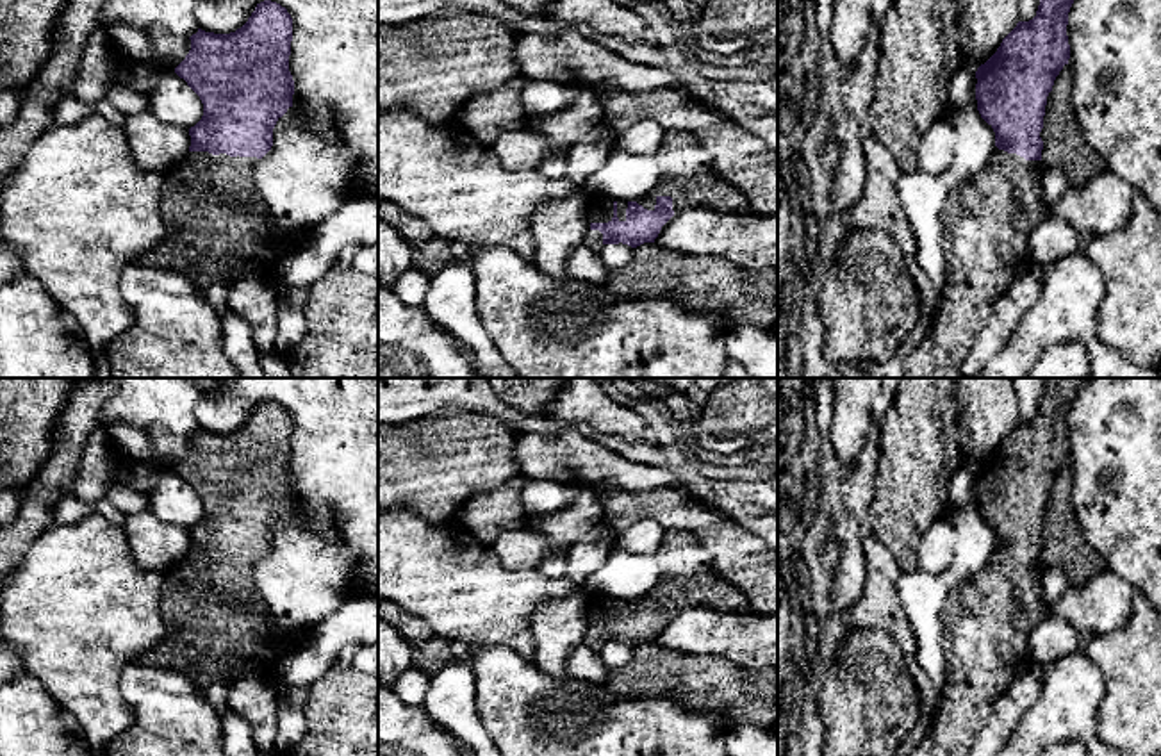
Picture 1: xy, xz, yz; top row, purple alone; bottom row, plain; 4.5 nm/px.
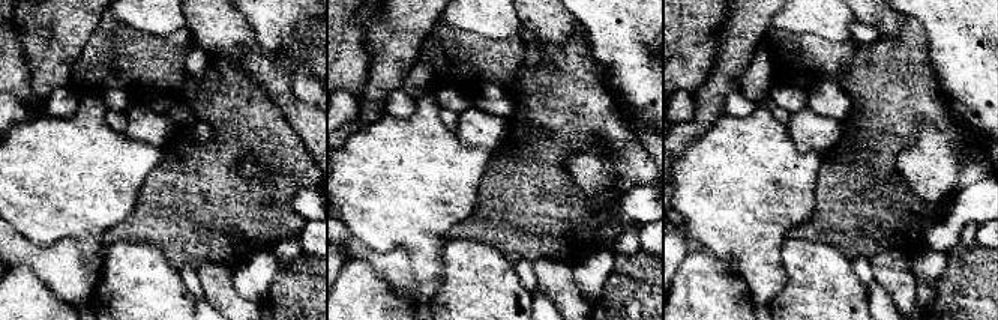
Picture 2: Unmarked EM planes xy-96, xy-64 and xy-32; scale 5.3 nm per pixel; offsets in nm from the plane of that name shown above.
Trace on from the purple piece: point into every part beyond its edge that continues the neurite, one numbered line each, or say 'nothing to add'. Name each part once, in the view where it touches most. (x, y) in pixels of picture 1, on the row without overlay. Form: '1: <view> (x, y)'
1: xz (600, 607)

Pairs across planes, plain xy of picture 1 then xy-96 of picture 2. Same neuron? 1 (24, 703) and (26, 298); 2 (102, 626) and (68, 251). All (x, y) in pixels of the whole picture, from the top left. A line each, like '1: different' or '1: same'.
1: same
2: different

